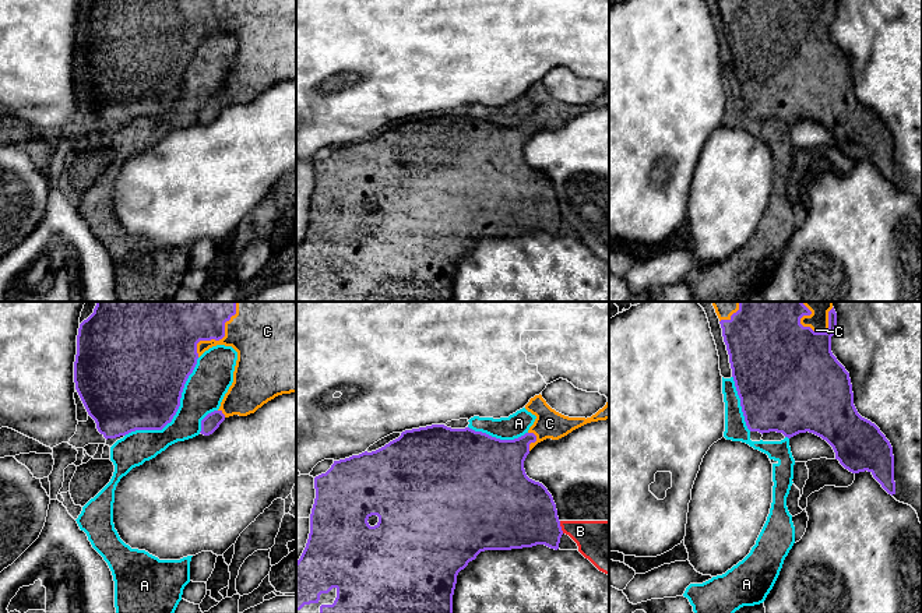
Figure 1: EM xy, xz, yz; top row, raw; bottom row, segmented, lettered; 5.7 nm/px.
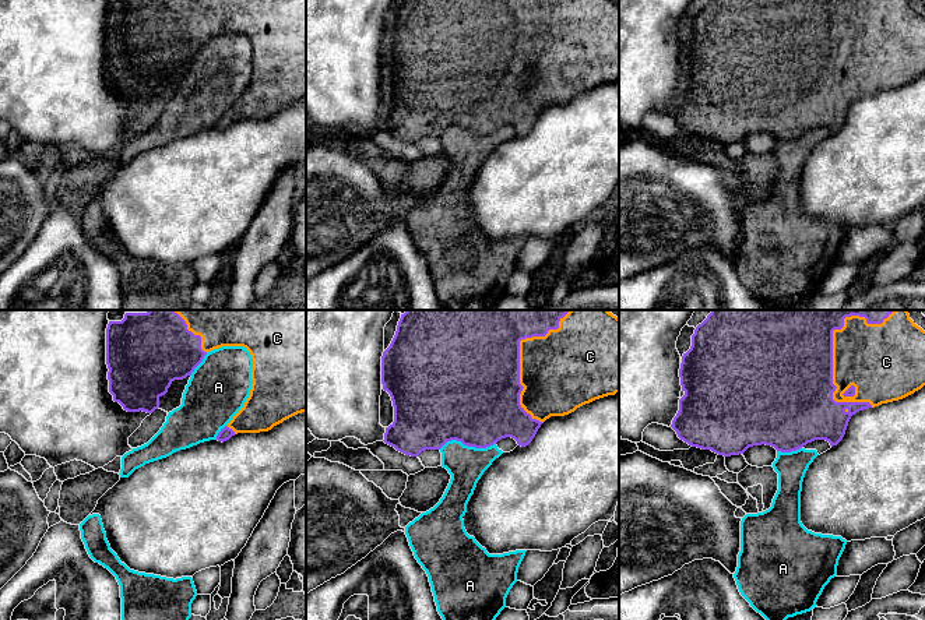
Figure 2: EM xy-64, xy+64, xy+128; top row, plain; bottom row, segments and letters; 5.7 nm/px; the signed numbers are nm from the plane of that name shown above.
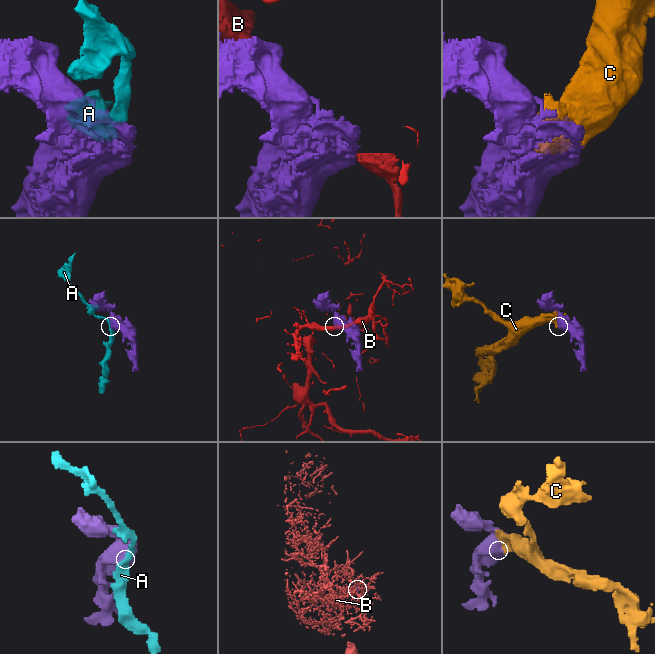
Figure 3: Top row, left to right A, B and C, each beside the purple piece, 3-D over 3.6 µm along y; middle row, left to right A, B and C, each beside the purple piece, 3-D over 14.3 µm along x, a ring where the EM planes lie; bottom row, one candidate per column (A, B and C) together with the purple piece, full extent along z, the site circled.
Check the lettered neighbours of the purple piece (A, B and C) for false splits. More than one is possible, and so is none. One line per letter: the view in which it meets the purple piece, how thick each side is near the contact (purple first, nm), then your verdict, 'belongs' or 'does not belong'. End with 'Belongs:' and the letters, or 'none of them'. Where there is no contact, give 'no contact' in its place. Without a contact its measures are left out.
A: xy | 480/240 nm | does not belong
B: xz | 400/240 nm | does not belong
C: xy | 300/300 nm | belongs
Belongs: C

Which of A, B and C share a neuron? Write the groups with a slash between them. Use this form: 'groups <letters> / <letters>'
groups A / B / C

